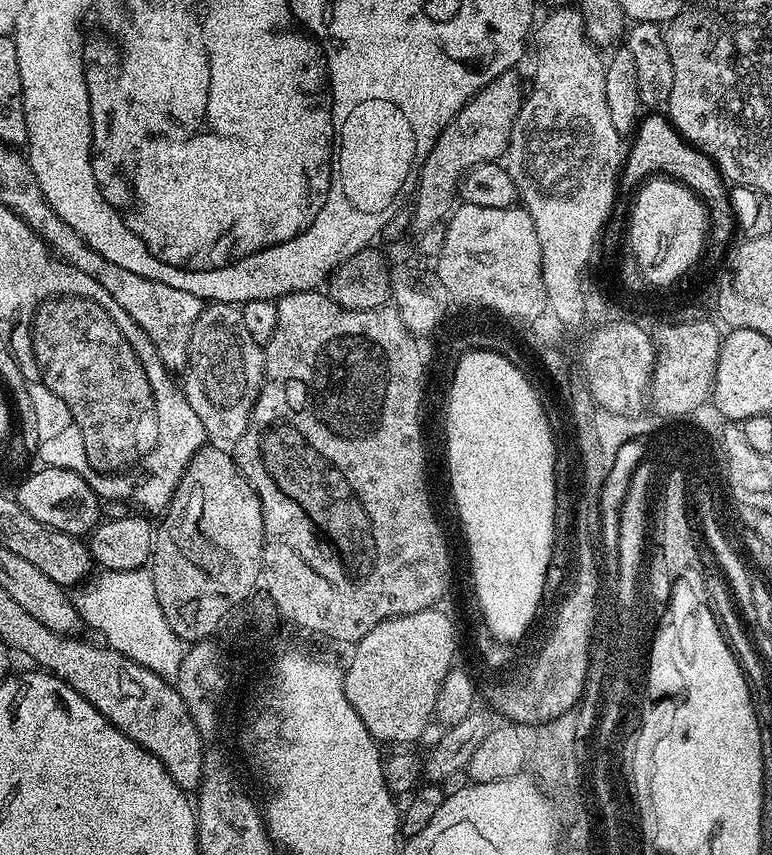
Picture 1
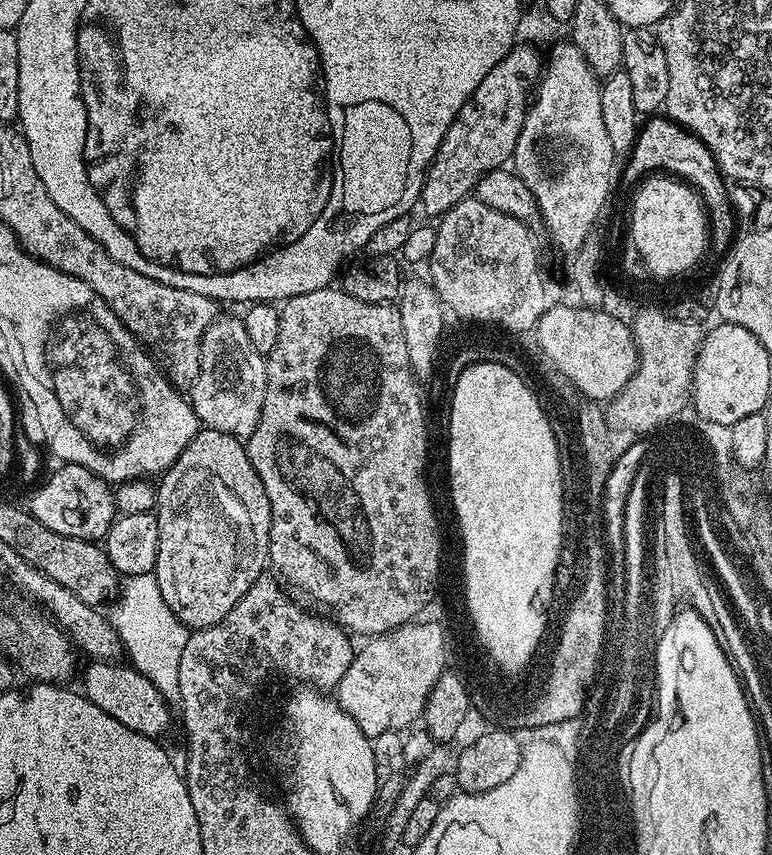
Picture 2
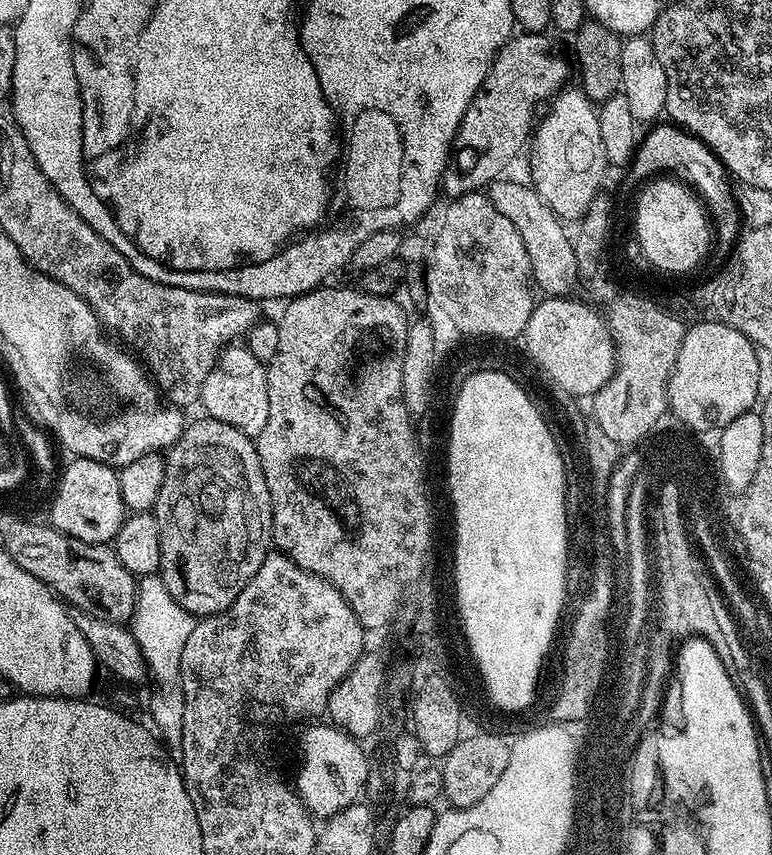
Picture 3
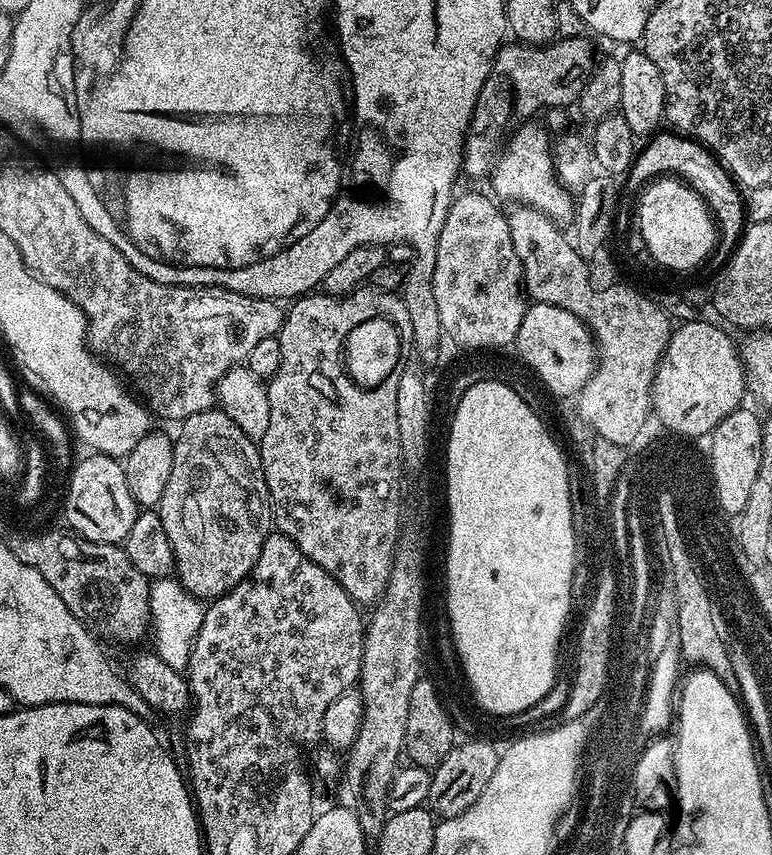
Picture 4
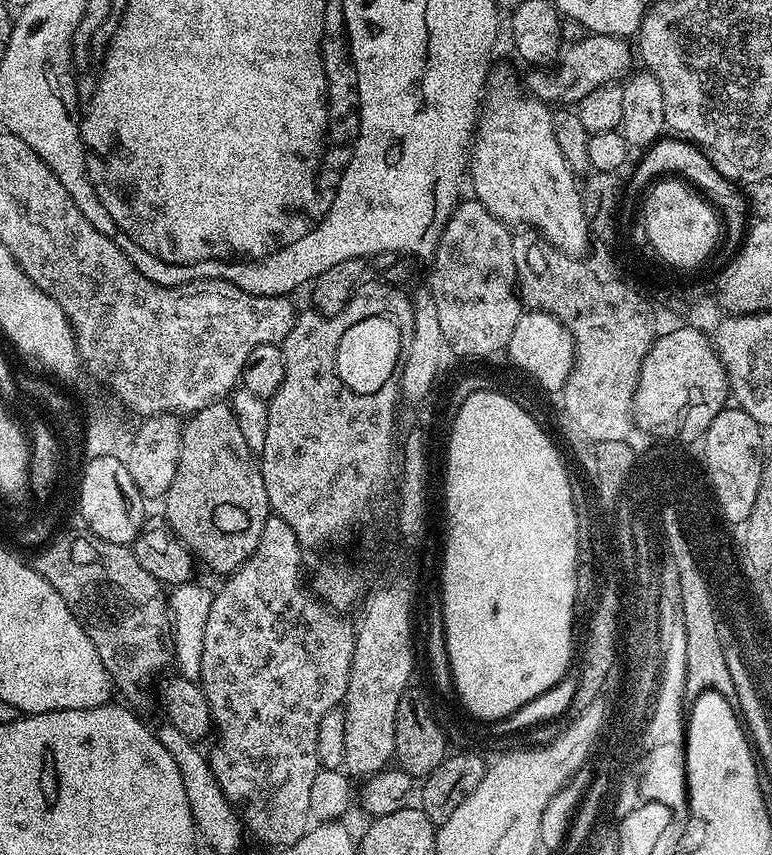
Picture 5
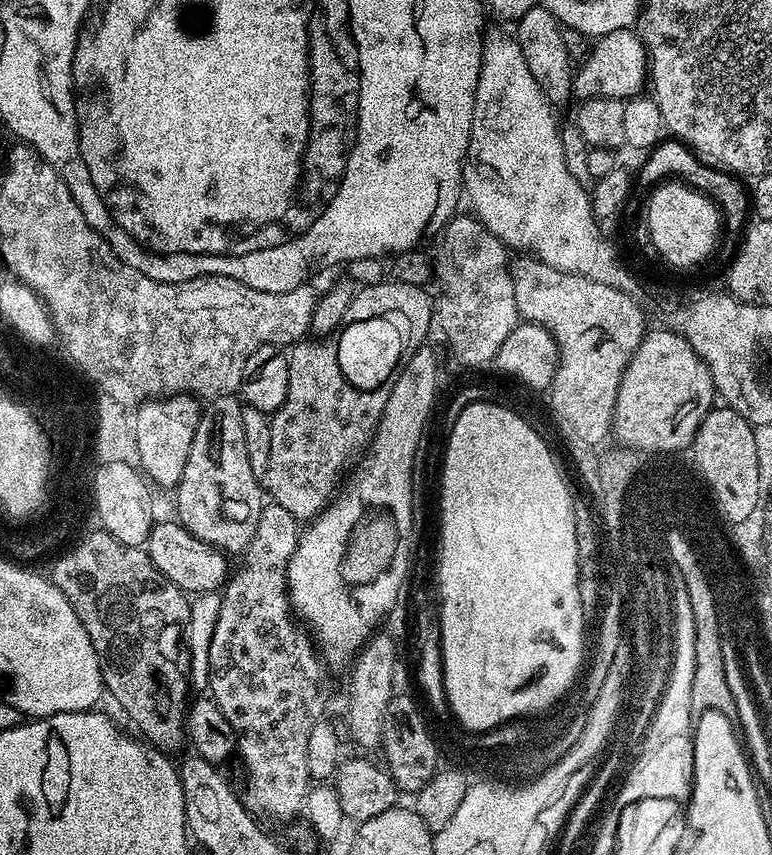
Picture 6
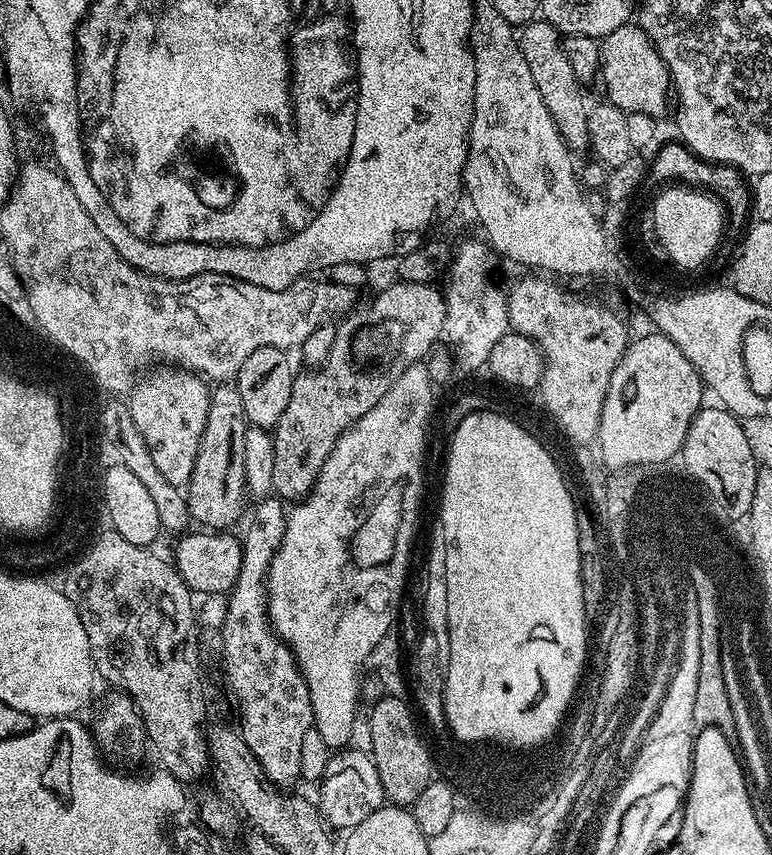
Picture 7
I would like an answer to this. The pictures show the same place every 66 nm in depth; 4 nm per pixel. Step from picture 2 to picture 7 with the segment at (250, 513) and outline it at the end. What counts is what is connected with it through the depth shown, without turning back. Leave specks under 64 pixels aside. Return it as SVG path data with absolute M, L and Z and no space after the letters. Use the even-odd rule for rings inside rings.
M233 381L217 383L211 391L210 411L207 414L202 442L192 477L186 490L191 517L212 530L233 527L247 501L245 486L245 430L248 427L243 409L242 394Z

